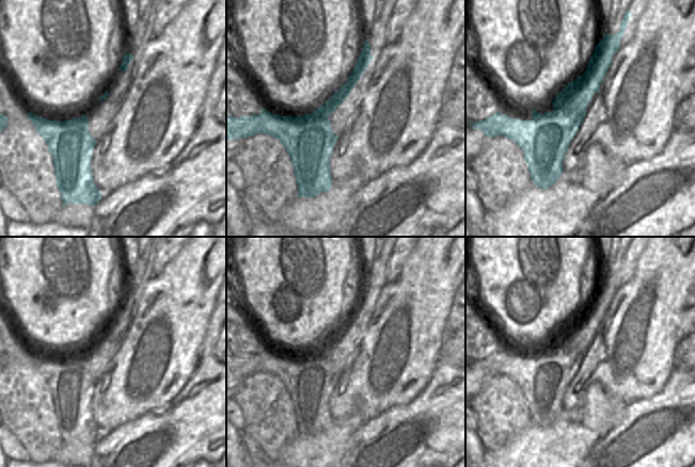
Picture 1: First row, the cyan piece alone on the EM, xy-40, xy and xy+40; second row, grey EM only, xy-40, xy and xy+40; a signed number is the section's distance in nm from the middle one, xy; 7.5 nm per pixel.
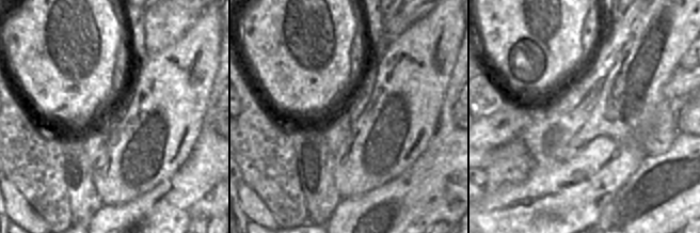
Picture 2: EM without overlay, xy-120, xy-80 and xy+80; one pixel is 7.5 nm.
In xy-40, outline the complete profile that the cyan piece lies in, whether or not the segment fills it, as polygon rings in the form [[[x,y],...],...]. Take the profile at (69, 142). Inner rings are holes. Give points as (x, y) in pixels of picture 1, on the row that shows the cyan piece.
[[[28,112],[28,118],[48,145],[63,206],[95,206],[102,193],[95,186],[91,173],[91,160],[97,140],[90,134],[88,117],[83,115],[60,122]]]

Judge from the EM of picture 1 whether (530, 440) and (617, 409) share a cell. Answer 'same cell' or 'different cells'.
same cell

